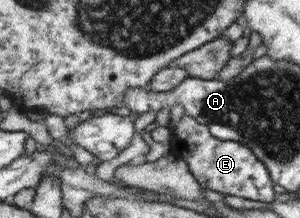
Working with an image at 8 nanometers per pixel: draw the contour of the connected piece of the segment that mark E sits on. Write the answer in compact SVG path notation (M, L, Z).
M183 114L171 130L169 153L181 158L188 167L189 173L198 182L201 189L215 190L223 195L239 196L247 200L273 201L273 190L269 180L269 170L254 156L253 150L246 145L227 140L218 140L209 132L209 126L193 121Z

